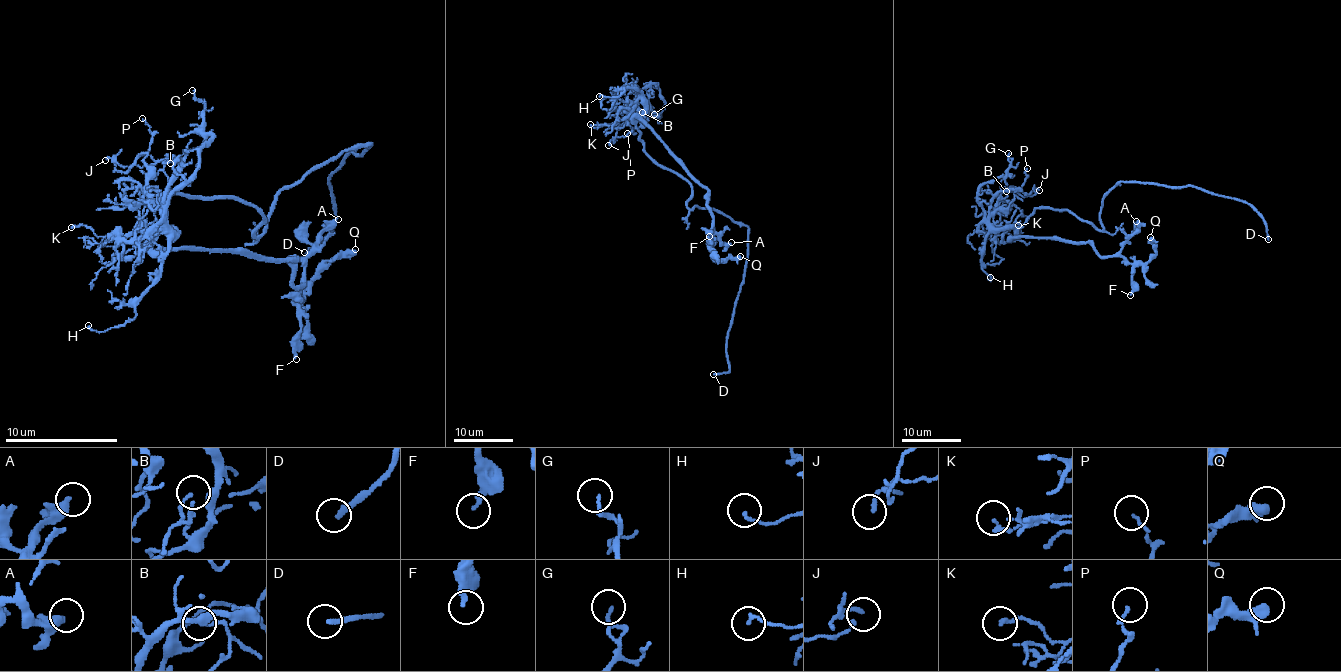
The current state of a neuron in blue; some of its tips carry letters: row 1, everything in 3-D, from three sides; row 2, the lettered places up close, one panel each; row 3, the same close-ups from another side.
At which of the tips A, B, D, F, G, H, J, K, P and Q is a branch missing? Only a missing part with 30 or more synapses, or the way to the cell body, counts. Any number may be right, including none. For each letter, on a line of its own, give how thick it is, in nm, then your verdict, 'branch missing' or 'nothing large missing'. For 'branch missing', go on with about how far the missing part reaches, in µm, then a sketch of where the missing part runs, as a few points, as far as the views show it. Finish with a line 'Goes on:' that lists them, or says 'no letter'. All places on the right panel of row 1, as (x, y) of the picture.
A: 400 nm | nothing large missing
B: 130 nm | nothing large missing
D: 220 nm | branch missing | 8 µm | (1268, 239), (1277, 267)
F: 190 nm | nothing large missing
G: 180 nm | nothing large missing
H: 140 nm | nothing large missing
J: 160 nm | nothing large missing
K: 180 nm | nothing large missing
P: 120 nm | nothing large missing
Q: 280 nm | nothing large missing
Goes on: D

